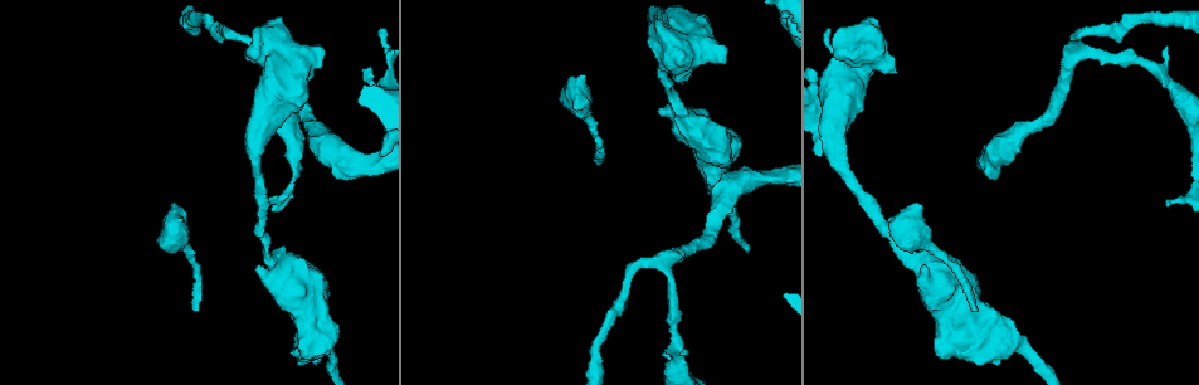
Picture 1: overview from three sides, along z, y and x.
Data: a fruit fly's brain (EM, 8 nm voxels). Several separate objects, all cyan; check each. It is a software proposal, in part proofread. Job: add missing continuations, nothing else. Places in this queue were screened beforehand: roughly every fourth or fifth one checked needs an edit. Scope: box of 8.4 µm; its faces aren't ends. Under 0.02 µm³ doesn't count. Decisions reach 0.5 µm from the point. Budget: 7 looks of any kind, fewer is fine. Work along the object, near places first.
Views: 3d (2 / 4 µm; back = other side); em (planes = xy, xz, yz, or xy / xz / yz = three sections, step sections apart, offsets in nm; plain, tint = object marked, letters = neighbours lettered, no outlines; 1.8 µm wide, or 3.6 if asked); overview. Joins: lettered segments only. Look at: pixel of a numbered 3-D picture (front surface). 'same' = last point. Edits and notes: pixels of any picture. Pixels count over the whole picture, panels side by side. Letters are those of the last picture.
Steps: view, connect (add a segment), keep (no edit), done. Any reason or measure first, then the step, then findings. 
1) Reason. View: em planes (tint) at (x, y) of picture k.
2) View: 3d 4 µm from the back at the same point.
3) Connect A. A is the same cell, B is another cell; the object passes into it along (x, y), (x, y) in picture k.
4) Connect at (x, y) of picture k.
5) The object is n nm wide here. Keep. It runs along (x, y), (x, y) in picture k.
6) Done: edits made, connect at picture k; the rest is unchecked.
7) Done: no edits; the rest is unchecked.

An open end. View: 3d 2 µm at (196, 309) of picture 1.

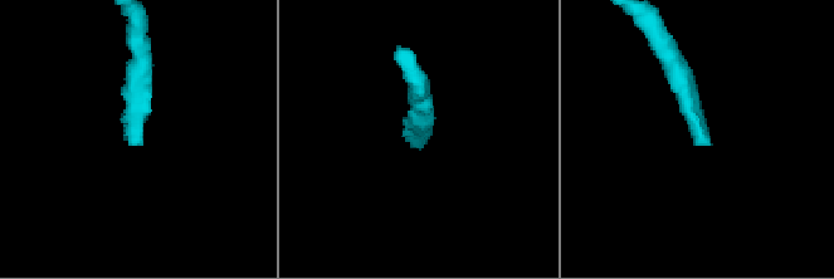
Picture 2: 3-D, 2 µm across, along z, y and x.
Now the EM. View: em planes (letters) at (693, 145) of picture 2.

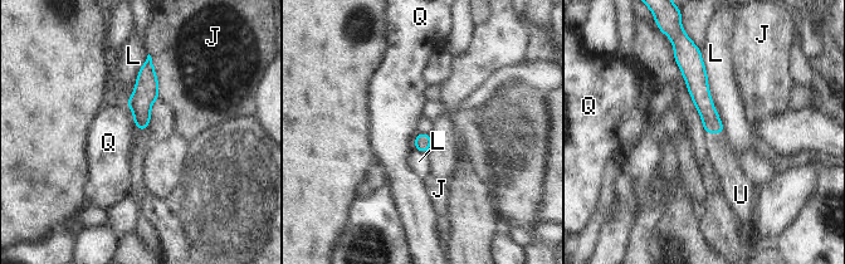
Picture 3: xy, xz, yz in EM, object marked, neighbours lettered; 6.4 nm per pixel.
Connect U. U is the same cell, J, L and Q are other cells; the cell continues.

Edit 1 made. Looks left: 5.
Redraw. View: overview.

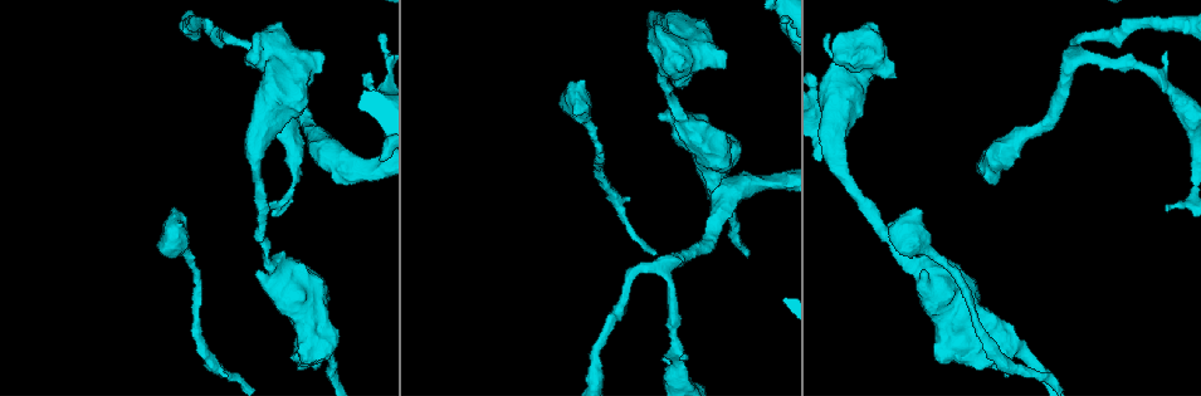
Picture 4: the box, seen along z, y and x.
Thin end. View: 3d 4 µm at (661, 358) of picture 4.

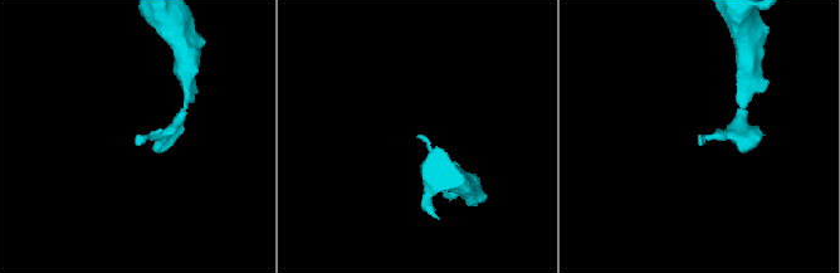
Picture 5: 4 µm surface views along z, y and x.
View: em 3.6 µm yz step 4 (tint) at (136, 143) of picture 5.

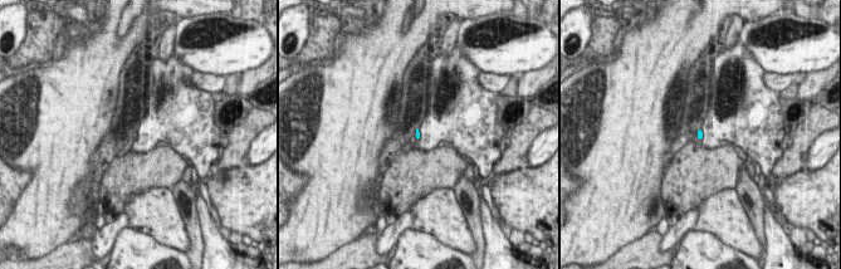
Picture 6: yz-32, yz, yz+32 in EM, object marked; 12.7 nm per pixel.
View: em 3.6 µm planes (letters) at the same point.

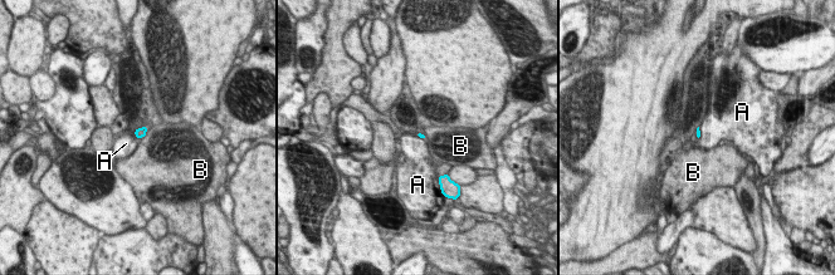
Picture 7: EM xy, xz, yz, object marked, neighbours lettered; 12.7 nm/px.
Keep. A and B are other cells; a border runs along (146, 126), (136, 129), (138, 140) in picture 7; none of them fits.

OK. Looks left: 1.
Done: edits made, connect at picture 3; the rest is unchecked.

